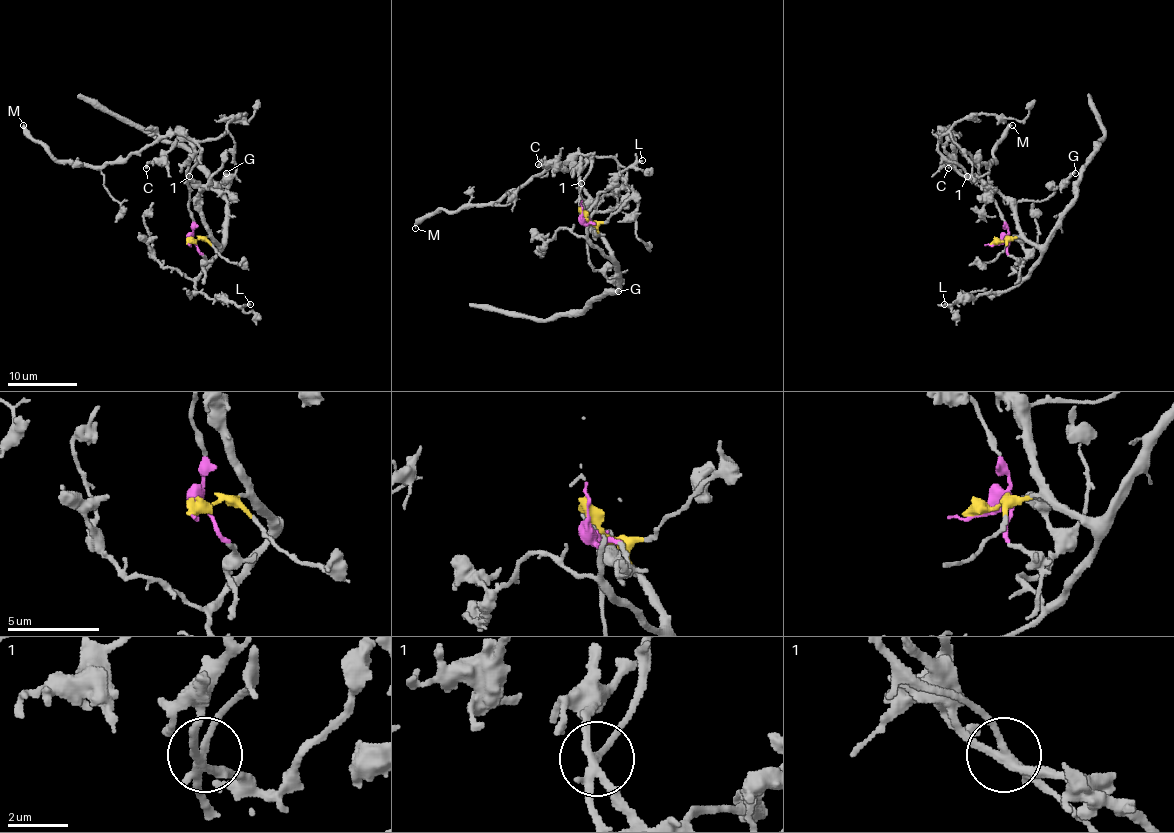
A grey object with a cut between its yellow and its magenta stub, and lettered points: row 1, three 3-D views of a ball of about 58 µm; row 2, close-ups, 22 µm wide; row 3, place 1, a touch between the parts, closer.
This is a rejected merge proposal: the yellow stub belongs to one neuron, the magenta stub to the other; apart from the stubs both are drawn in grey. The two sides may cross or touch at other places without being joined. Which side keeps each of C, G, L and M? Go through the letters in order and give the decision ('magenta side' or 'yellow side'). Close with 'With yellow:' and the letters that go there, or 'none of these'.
C: yellow side
G: yellow side
L: yellow side
M: magenta side
With yellow: C, G, L

